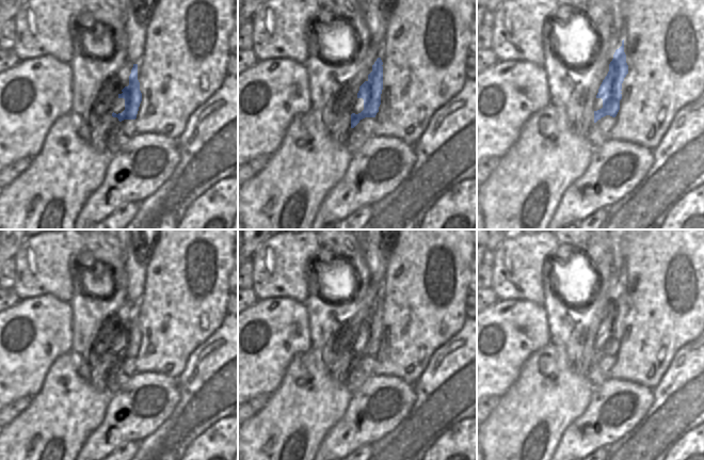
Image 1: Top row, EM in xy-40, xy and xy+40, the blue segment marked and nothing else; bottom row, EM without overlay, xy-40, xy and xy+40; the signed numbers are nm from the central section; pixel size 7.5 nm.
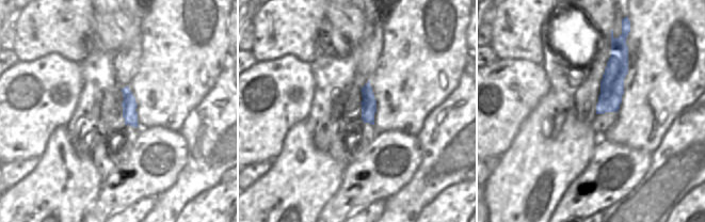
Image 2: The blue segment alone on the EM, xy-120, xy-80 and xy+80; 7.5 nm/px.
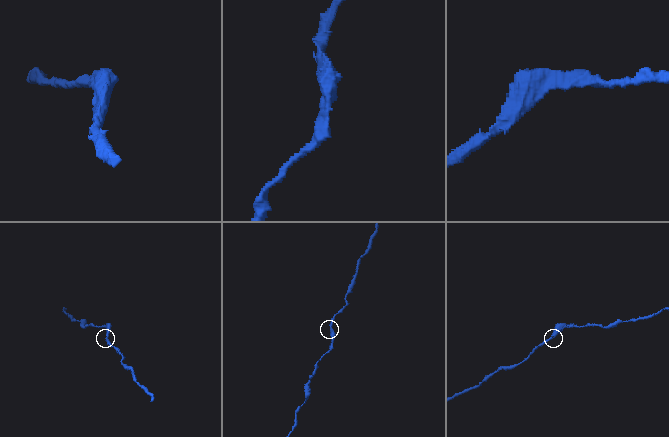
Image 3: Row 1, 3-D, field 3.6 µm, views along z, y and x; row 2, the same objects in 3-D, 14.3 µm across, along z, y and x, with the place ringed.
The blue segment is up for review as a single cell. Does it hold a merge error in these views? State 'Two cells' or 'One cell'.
One cell

